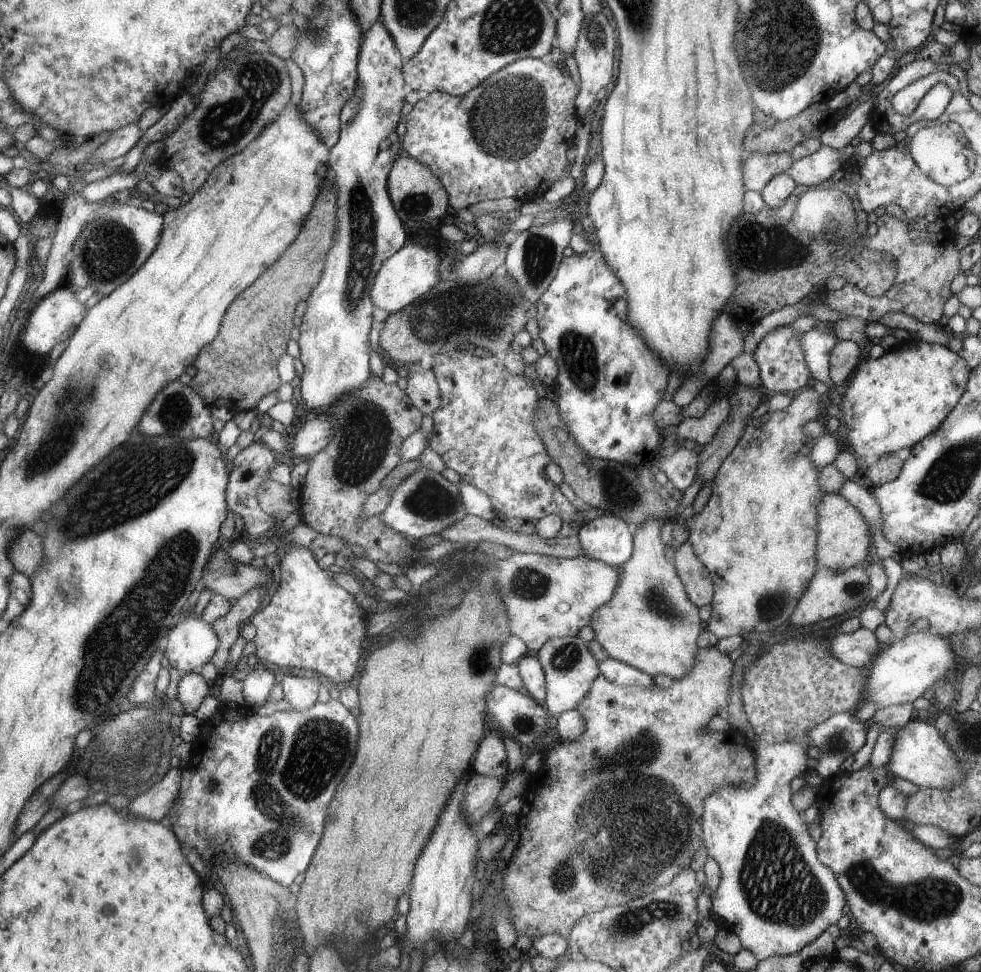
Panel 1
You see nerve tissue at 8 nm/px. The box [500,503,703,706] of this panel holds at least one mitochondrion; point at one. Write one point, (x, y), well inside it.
(530, 584)

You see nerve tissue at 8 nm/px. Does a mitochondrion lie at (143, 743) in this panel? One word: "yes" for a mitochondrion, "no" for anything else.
yes

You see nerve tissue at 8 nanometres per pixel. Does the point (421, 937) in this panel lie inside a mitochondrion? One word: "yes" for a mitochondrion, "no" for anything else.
no

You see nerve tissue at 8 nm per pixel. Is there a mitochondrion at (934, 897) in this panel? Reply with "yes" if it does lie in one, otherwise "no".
yes

